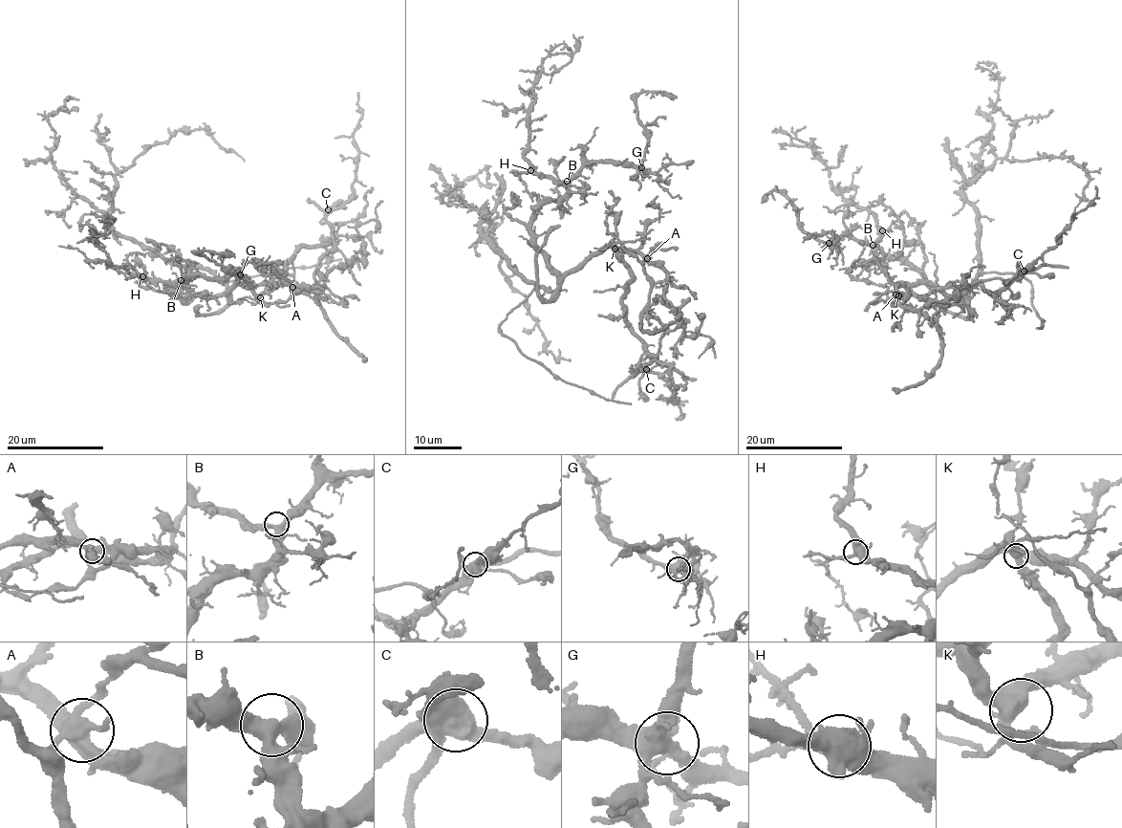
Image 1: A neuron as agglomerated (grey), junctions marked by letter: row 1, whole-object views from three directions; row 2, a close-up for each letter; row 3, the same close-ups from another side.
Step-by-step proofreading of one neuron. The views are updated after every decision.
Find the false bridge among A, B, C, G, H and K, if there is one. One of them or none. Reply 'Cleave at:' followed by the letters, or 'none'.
Cleave at: none

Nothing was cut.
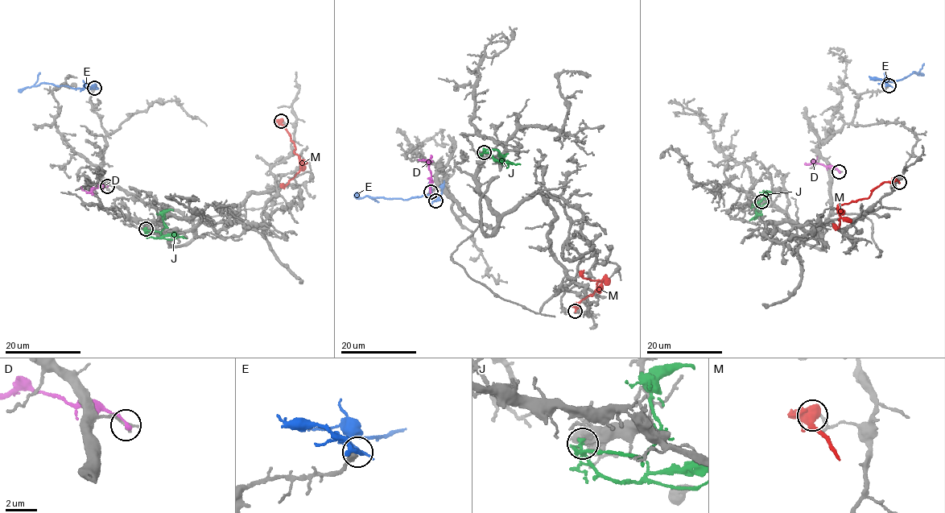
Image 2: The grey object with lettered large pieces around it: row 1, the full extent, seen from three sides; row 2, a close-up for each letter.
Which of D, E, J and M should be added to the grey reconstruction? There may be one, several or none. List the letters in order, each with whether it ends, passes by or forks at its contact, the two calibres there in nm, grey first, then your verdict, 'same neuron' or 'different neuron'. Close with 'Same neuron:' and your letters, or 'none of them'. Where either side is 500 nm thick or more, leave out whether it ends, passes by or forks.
D: it ends there; 180 nm thick on the grey side, 240 nm on the other; different neuron
E: it forks there; 400 nm thick on the grey side, 200 nm on the other; different neuron
J: it forks there; 220 nm thick on the grey side, 160 nm on the other; different neuron
M: it ends there; 160 nm thick on the grey side, 190 nm on the other; different neuron
Same neuron: none of them

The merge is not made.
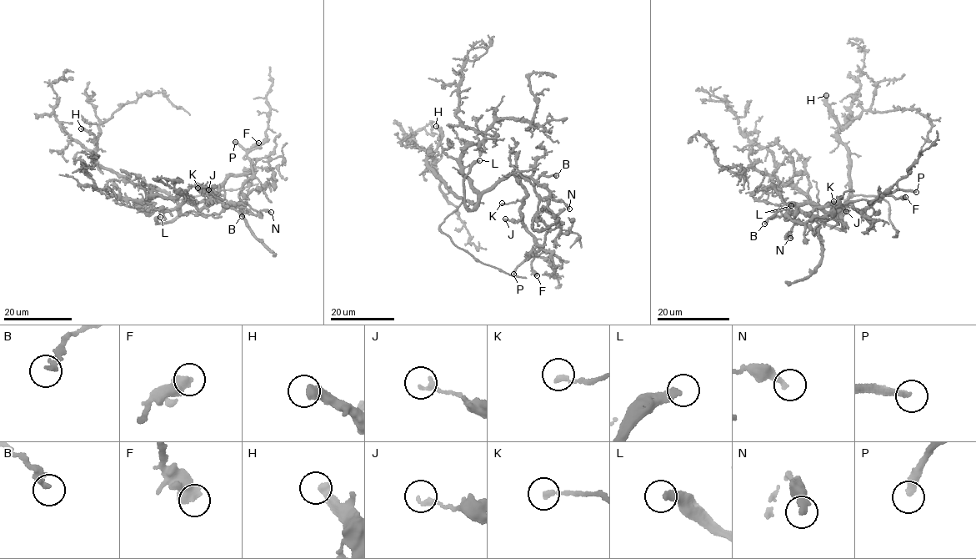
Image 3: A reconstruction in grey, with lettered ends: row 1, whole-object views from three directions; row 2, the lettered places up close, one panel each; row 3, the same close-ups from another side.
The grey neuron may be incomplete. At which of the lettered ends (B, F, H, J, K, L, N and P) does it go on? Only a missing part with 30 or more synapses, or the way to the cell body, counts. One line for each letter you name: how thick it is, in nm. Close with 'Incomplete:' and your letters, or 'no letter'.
H: calibre 460 nm
L: calibre 280 nm
P: calibre 300 nm
Incomplete: H, L, P

